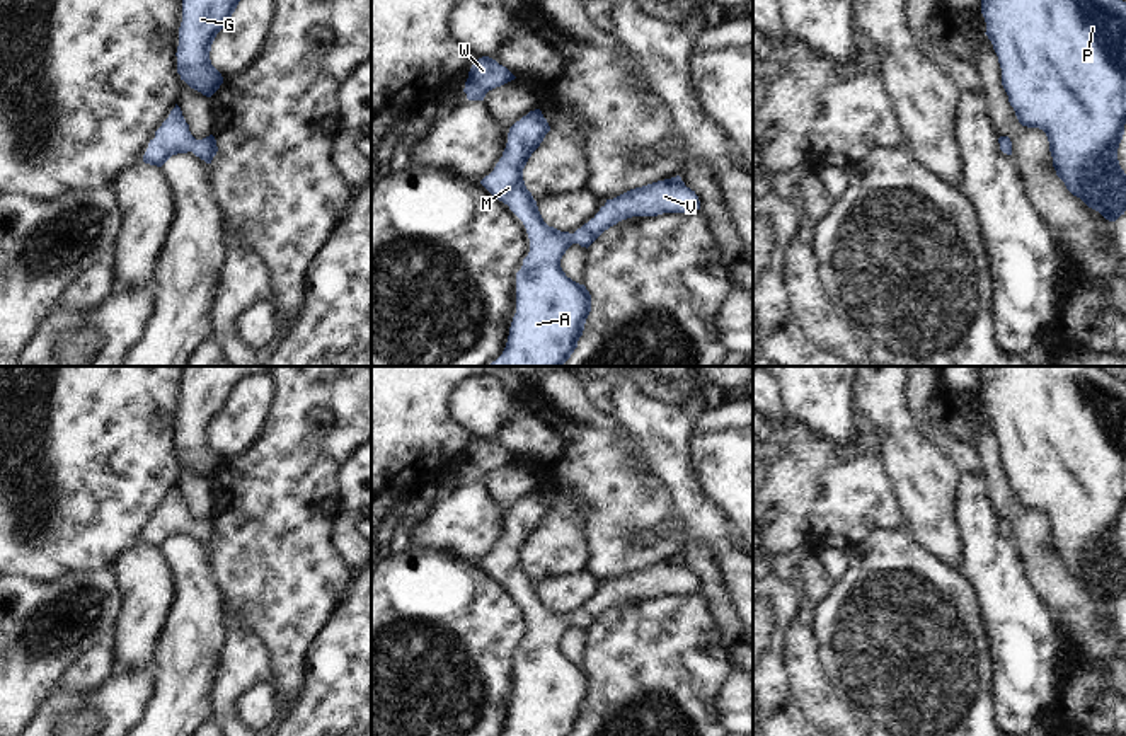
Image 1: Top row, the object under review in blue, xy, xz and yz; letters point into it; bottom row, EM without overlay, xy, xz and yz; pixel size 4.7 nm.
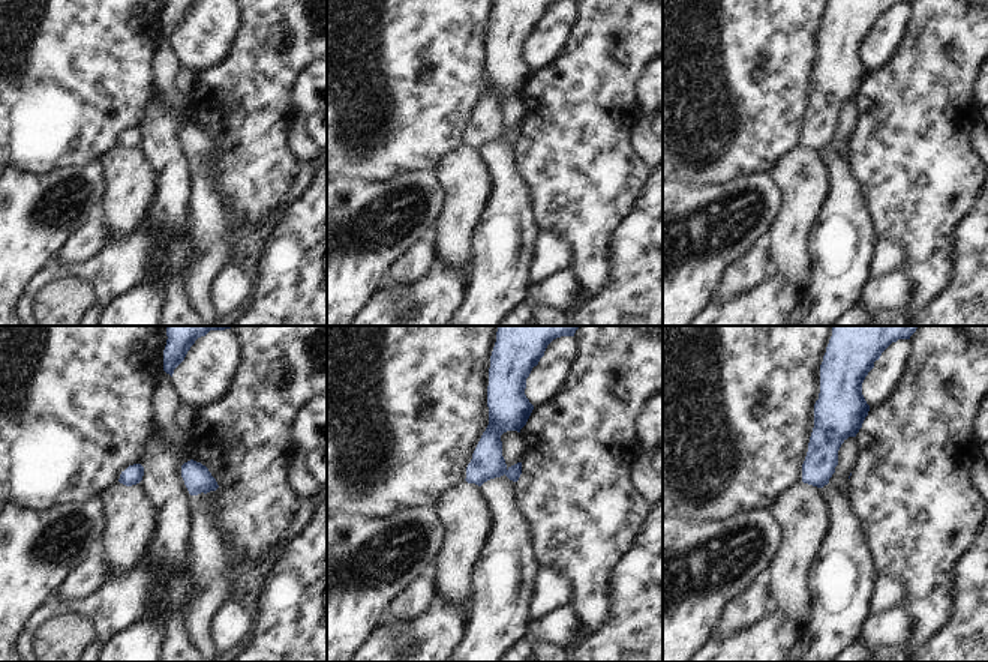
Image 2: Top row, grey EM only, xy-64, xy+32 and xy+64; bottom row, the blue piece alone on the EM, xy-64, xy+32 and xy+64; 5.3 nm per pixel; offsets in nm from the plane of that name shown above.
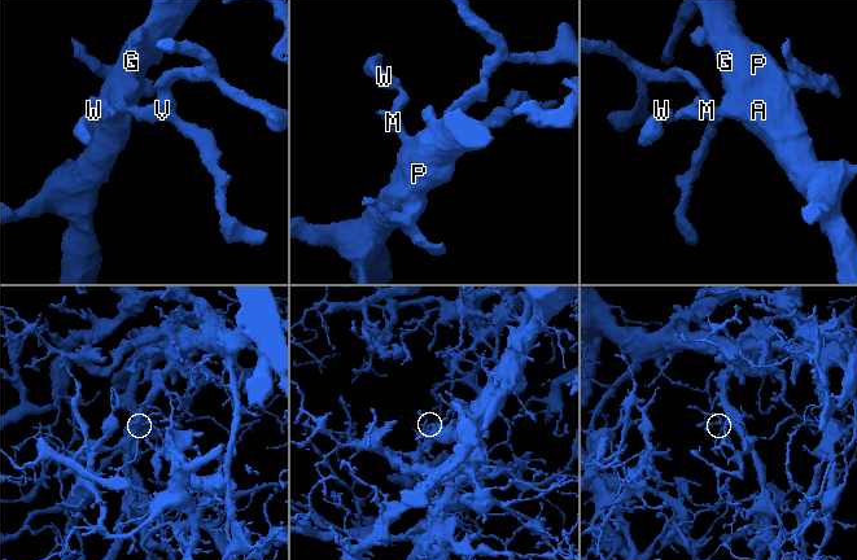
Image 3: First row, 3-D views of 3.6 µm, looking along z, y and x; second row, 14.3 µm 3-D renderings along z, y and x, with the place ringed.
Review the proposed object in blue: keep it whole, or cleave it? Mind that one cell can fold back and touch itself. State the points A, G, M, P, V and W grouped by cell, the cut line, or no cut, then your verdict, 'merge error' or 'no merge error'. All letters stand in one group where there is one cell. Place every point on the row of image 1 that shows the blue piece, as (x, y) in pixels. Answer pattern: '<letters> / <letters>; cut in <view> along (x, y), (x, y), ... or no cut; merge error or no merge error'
A G M P V W; no cut; no merge error

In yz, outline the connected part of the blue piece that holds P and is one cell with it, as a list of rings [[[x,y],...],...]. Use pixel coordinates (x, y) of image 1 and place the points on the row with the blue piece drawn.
[[[981,0],[981,14],[1019,123],[1046,133],[1066,189],[1116,221],[1126,211],[1126,174],[1117,160],[1126,124],[1126,2]]]

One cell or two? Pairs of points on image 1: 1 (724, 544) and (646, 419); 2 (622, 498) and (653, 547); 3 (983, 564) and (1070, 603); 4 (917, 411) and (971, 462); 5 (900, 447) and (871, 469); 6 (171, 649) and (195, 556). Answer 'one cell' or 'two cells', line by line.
1: one cell
2: one cell
3: two cells
4: one cell
5: two cells
6: one cell

